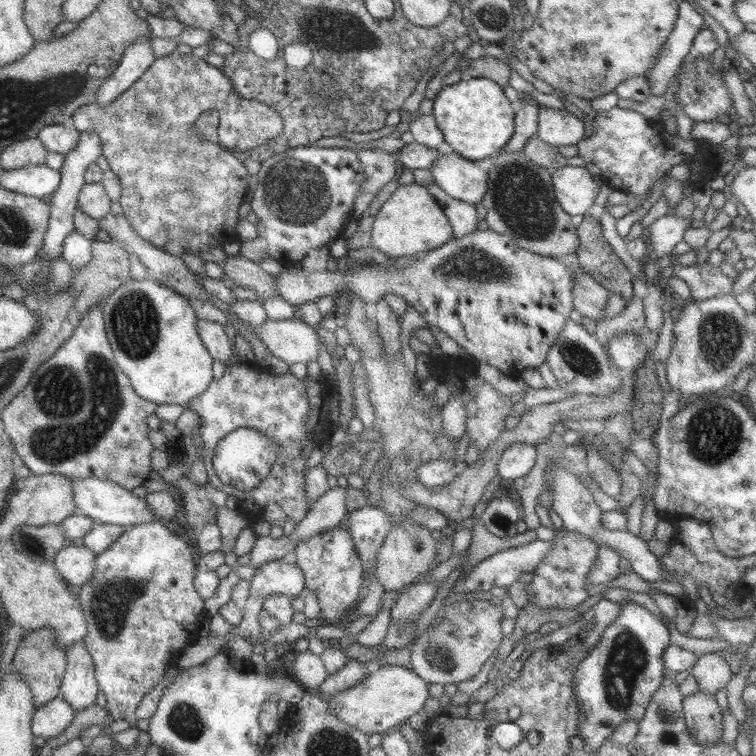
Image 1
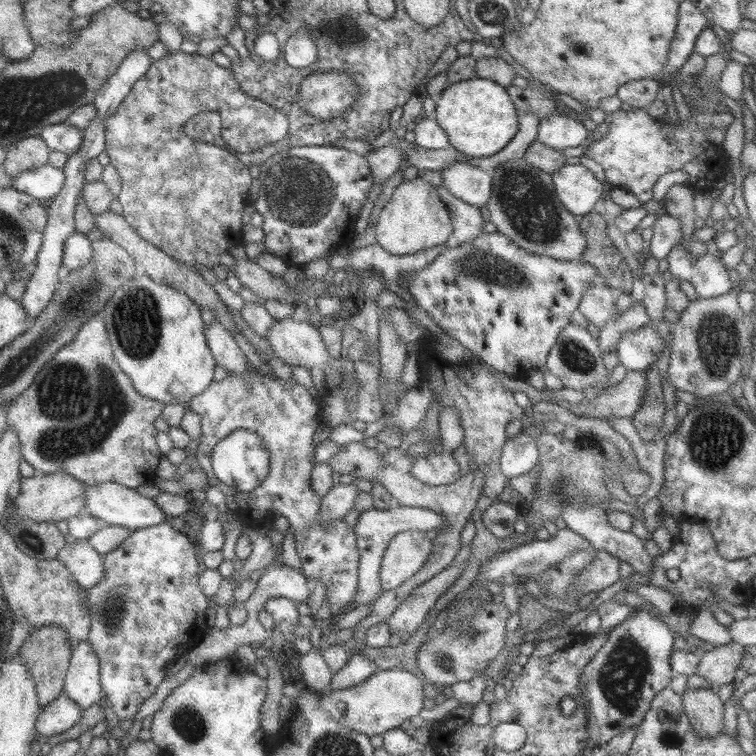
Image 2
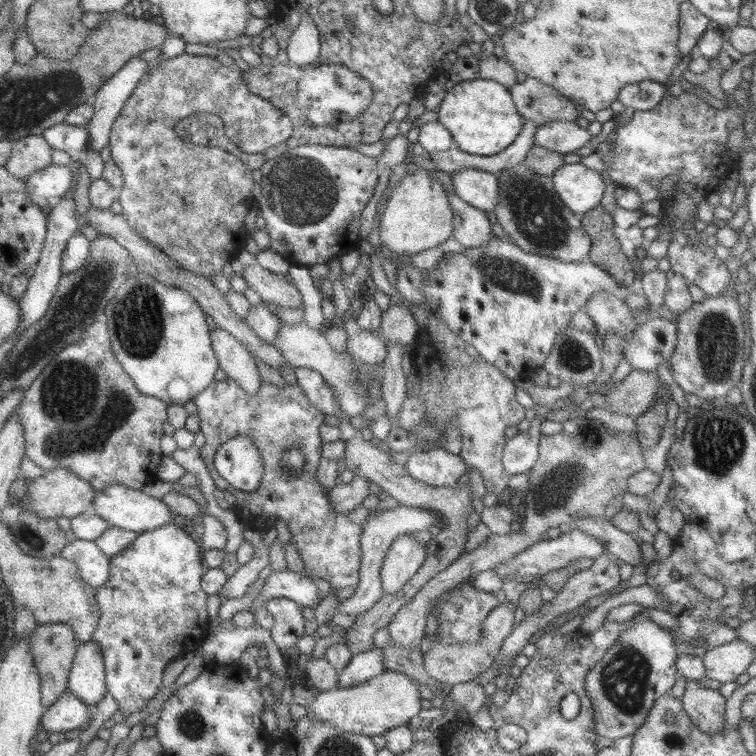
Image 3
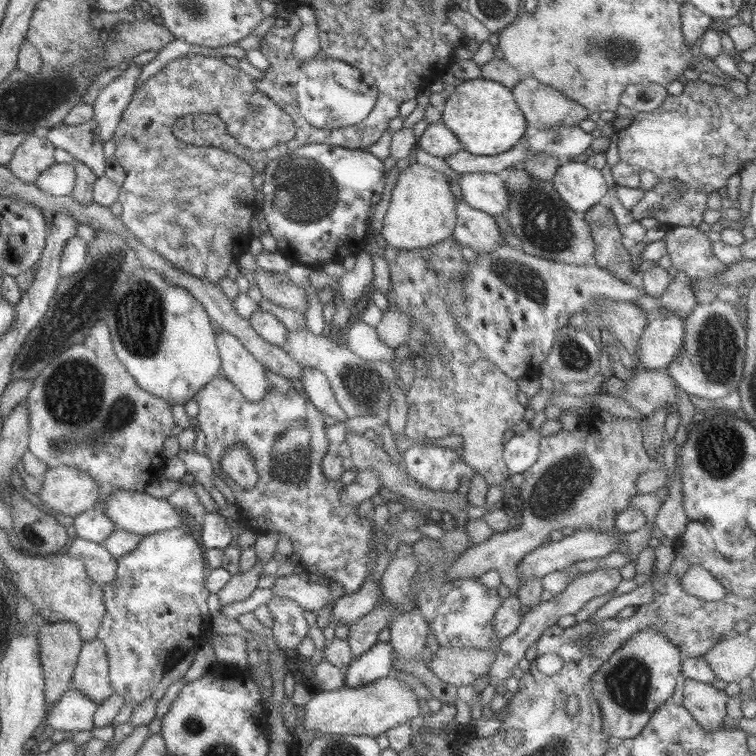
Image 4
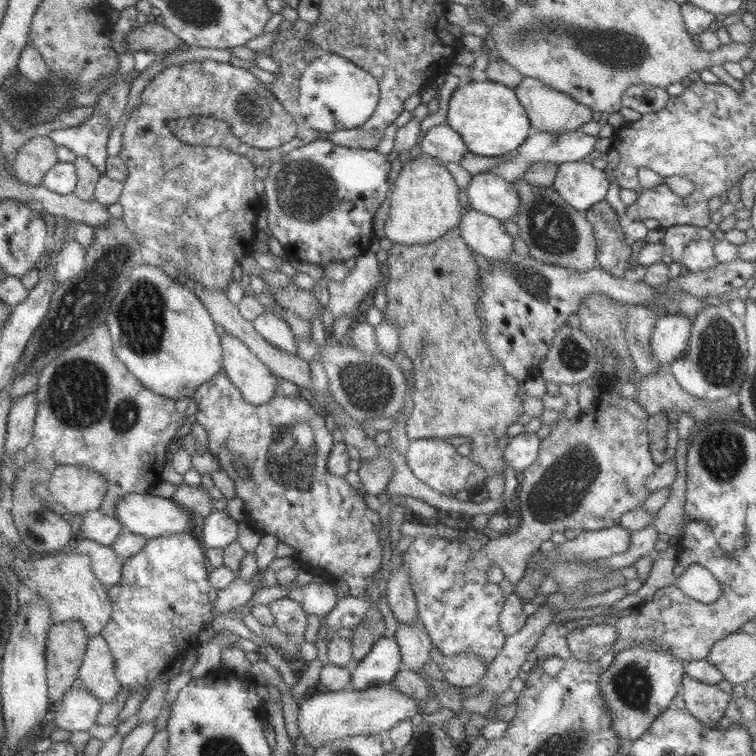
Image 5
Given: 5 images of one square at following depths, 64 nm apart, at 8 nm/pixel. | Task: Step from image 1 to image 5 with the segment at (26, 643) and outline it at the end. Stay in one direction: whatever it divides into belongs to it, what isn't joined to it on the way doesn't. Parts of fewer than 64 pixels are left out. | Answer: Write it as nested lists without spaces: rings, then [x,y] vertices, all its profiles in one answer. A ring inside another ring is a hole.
[[[77,620],[51,623],[45,639],[47,697],[53,706],[73,687],[87,642],[83,624]]]

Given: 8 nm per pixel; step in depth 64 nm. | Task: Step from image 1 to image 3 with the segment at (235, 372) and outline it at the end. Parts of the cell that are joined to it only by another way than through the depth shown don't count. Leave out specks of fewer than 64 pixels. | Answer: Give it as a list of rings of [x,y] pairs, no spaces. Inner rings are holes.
[[[227,377],[211,381],[192,401],[199,419],[198,430],[205,439],[199,456],[216,490],[221,488],[235,498],[233,509],[238,520],[252,531],[275,528],[278,520],[285,522],[291,533],[289,542],[303,561],[302,574],[308,579],[325,580],[337,602],[349,598],[359,580],[358,544],[363,524],[351,522],[347,513],[335,512],[328,504],[328,491],[323,491],[316,484],[315,469],[321,460],[319,451],[323,445],[318,428],[324,423],[324,415],[307,403],[307,397],[297,385],[279,387],[261,381],[255,395],[245,395],[245,391]],[[249,398],[259,406],[249,406]],[[235,436],[249,438],[262,459],[263,477],[259,486],[249,493],[227,486],[212,466],[215,450]]]

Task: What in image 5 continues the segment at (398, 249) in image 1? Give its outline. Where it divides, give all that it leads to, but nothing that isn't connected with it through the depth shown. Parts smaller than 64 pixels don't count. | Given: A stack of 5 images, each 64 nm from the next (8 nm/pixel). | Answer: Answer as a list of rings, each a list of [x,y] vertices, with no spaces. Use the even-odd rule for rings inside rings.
[[[423,153],[407,160],[393,182],[389,194],[389,212],[385,218],[383,234],[395,244],[427,244],[455,228],[461,215],[457,200],[458,186],[451,174],[435,158]]]

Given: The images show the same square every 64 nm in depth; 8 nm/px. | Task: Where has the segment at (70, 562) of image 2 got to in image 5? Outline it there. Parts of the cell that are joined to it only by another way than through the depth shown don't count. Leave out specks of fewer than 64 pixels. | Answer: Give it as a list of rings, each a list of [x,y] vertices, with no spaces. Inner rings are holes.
[[[79,540],[71,552],[86,555],[93,576],[105,587],[113,587],[121,579],[123,558],[117,557],[109,547],[92,540]]]

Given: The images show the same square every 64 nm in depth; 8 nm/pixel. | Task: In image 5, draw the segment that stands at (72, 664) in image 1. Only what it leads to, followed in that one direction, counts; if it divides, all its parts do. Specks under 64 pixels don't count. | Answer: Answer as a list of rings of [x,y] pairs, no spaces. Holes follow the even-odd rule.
[[[98,634],[88,637],[76,684],[91,692],[100,704],[111,702],[121,689],[119,680],[113,676],[113,665],[113,656],[103,637]]]

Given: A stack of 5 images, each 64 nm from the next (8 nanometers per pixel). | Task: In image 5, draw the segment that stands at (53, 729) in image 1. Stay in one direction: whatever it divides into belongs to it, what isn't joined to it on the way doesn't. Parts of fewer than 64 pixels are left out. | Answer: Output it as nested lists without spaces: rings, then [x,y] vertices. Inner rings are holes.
[[[75,684],[54,704],[52,723],[59,730],[74,733],[87,730],[93,723],[100,708],[100,703],[85,688]]]

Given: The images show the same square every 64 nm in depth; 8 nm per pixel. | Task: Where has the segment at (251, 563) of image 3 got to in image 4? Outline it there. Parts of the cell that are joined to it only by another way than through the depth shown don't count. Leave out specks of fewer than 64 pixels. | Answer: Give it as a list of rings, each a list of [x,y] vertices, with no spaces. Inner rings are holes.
[[[255,563],[255,566],[251,566],[248,570],[232,574],[229,577],[229,581],[216,592],[220,608],[225,604],[247,598],[253,589],[257,588],[257,580],[262,573],[261,566],[263,565]]]

